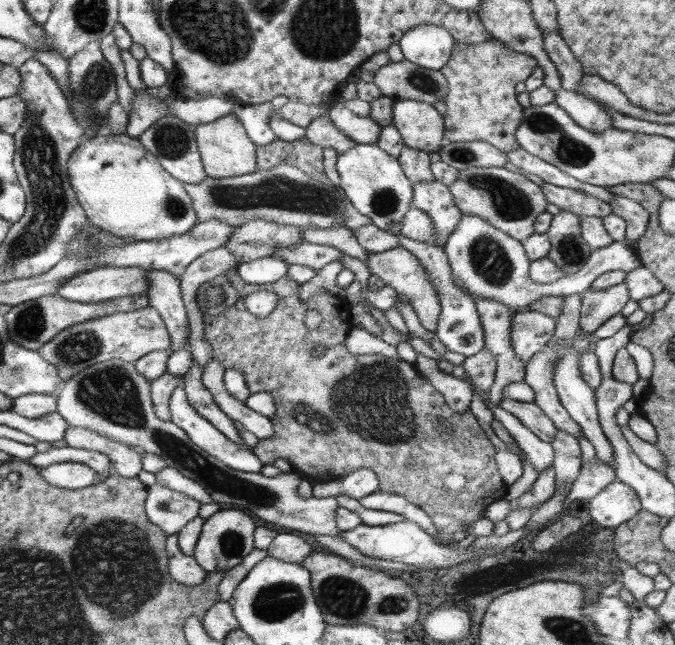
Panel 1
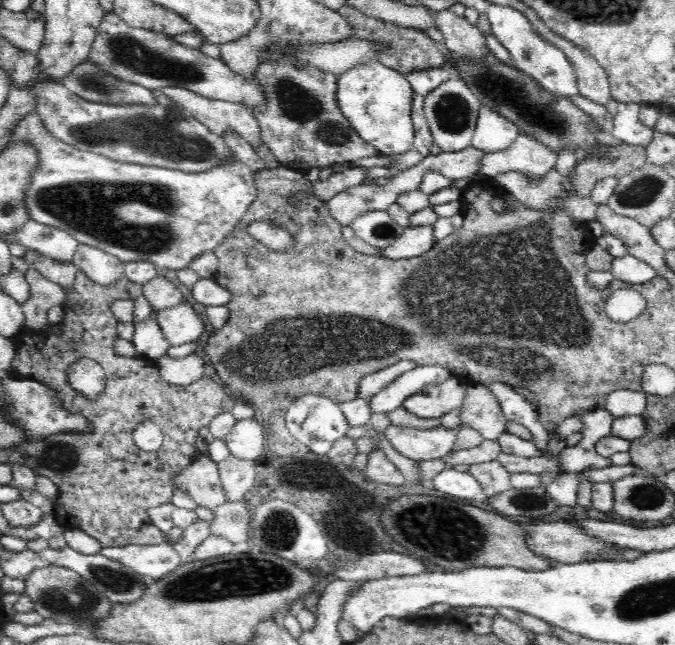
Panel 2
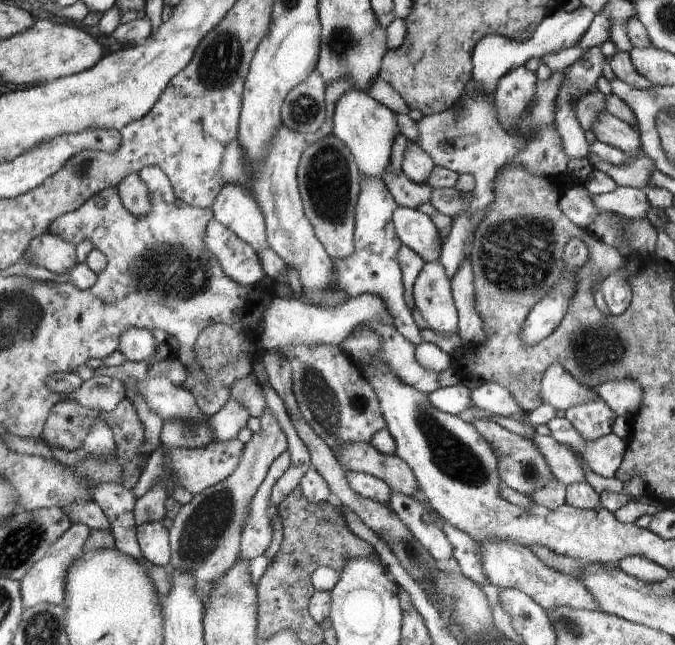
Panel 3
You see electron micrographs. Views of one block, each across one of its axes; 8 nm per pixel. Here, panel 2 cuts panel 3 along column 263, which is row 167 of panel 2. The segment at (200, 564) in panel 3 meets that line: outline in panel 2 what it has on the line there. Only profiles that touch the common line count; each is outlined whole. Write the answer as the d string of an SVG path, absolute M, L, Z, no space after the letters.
M472 145L467 146L464 150L458 152L441 152L436 155L431 153L414 166L414 168L408 168L408 170L399 171L394 174L392 178L389 178L388 184L378 185L372 184L359 184L353 186L336 194L332 200L326 202L328 206L328 212L342 227L351 226L352 222L362 216L362 214L369 211L382 210L387 211L392 204L397 203L398 195L404 194L404 192L412 192L412 190L418 190L423 174L427 170L433 170L436 173L440 172L446 176L446 178L452 180L458 180L458 178L472 178L476 175L476 172L480 170L482 166L482 158L486 156L487 152L482 151Z

